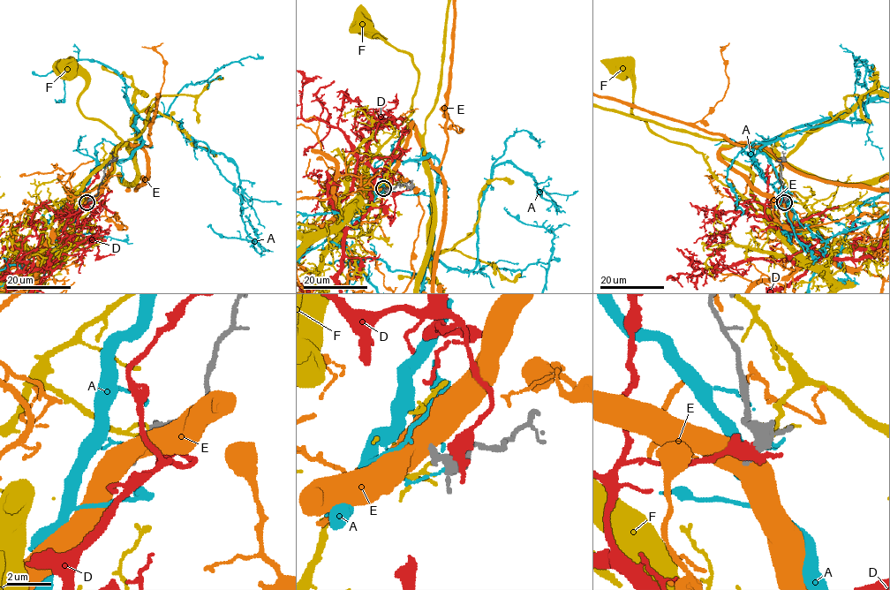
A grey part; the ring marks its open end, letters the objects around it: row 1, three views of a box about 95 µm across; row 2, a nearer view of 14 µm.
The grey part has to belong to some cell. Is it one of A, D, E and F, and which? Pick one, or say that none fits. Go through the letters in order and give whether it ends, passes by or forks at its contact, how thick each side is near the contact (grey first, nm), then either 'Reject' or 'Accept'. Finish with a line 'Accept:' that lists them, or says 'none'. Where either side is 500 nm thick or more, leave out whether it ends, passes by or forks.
A: Thickness 600 nm (grey) against 100 nm. Reject
D: It passes by. Thickness 480 nm (grey) against 440 nm. Reject
E: Thickness 360 nm (grey) against 750 nm. Reject
F: It ends there. Thickness 480 nm (grey) against 140 nm. Reject
Accept: none

